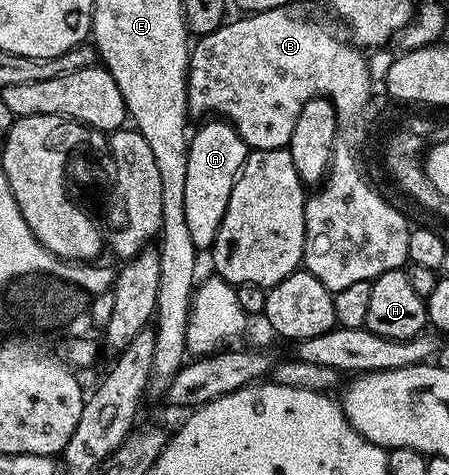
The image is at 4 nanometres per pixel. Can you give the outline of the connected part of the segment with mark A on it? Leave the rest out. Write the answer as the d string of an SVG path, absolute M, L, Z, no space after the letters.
M208 119L201 125L204 126L196 134L191 134L188 143L186 224L197 251L208 251L216 242L218 227L222 227L222 219L226 215L226 203L230 203L230 191L244 168L250 148L240 138L235 126L223 119Z

